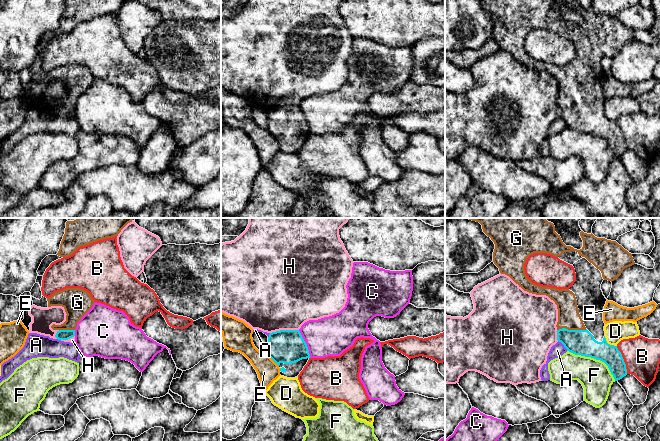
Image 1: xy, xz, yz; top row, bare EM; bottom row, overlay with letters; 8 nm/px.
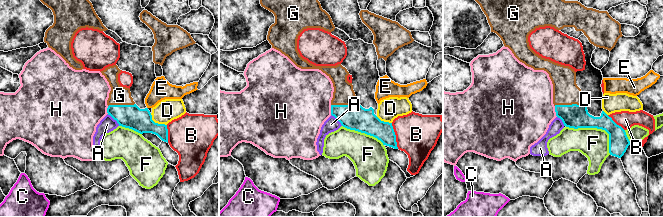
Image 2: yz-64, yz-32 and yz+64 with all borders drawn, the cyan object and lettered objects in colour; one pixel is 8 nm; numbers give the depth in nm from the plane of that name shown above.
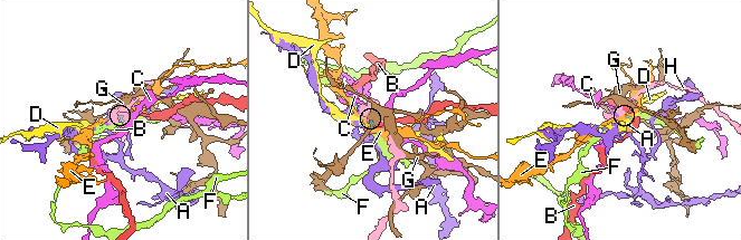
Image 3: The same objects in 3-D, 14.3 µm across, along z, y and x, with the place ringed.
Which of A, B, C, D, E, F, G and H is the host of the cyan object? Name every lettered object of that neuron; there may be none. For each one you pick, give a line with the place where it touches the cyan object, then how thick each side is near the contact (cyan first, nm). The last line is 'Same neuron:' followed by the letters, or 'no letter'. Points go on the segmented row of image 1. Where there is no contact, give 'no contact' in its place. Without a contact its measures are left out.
G: meets cyan in yz at (571, 330); 200 nm thick on the cyan side, 180 nm on the other
Same neuron: G

